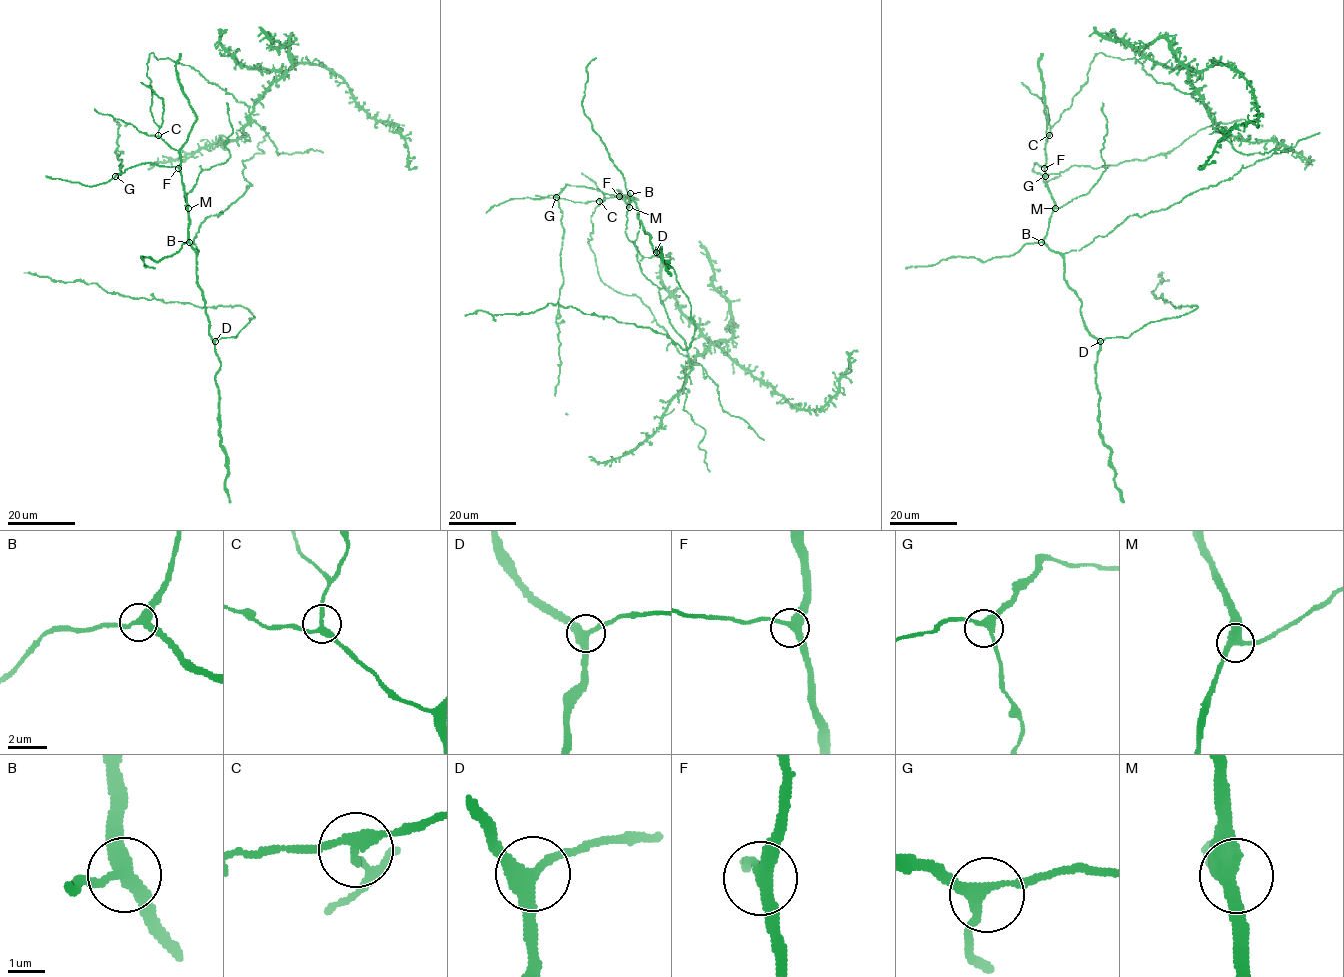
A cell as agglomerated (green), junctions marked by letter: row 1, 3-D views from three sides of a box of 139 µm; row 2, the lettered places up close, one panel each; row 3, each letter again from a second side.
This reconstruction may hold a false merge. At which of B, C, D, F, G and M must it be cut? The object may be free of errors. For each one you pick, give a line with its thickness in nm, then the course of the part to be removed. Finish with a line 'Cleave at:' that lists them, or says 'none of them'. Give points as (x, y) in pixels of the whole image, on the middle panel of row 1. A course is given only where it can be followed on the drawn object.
Cleave at: none of them

